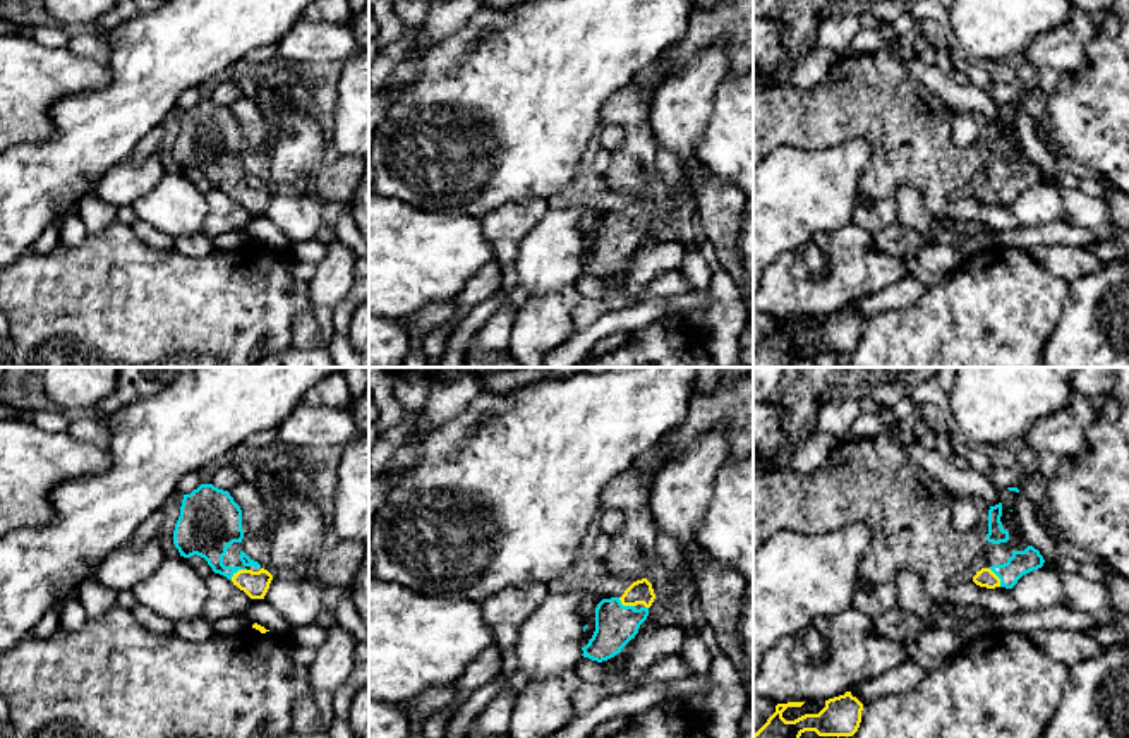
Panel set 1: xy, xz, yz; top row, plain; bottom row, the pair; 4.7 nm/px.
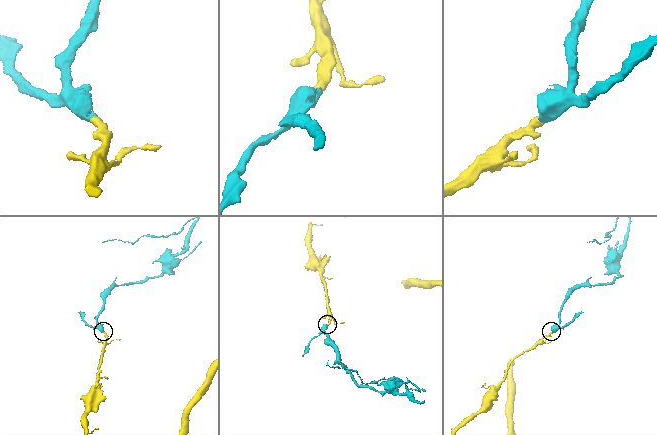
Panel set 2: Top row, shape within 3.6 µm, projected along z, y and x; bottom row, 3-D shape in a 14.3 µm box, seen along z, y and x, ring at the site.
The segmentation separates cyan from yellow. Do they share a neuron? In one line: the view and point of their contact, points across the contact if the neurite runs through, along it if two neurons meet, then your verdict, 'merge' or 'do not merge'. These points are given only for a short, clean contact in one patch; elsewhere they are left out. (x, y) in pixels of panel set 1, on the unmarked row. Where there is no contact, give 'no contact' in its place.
meets cyan in xy at (237, 186); runs through xy (206, 143), (215, 175), (237, 186), (254, 199); merge

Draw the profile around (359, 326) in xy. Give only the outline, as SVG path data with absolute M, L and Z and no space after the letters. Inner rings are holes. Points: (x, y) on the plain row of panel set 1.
M369 302L360 304L350 321L350 343L360 354L362 367L369 367Z

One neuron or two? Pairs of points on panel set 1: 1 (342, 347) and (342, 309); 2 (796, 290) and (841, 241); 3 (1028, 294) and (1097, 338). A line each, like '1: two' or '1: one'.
1: one
2: one
3: two

